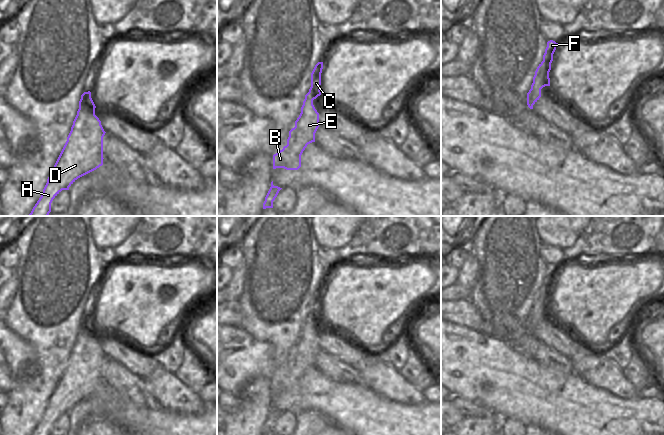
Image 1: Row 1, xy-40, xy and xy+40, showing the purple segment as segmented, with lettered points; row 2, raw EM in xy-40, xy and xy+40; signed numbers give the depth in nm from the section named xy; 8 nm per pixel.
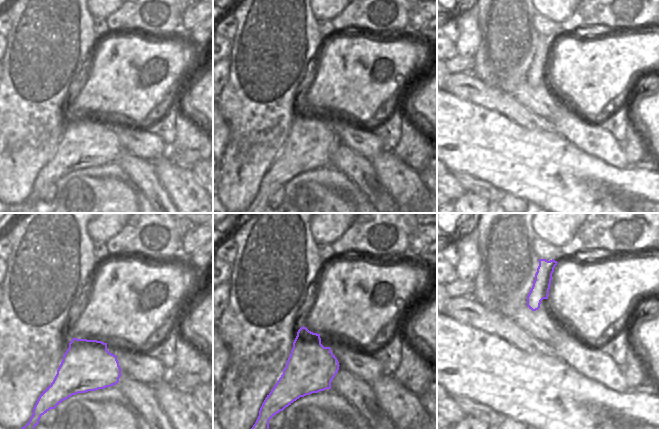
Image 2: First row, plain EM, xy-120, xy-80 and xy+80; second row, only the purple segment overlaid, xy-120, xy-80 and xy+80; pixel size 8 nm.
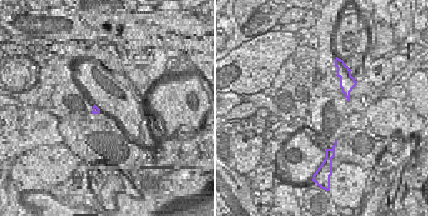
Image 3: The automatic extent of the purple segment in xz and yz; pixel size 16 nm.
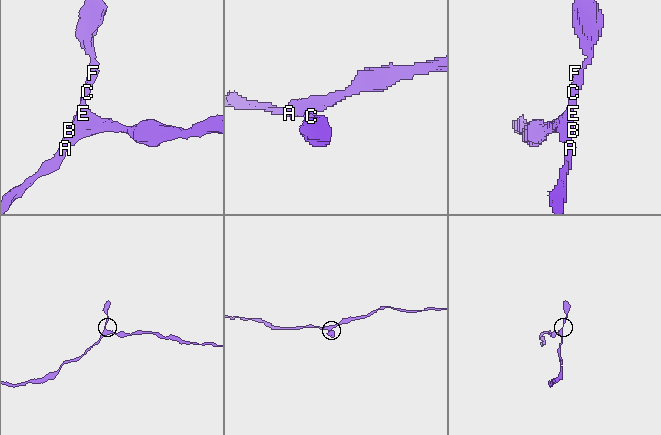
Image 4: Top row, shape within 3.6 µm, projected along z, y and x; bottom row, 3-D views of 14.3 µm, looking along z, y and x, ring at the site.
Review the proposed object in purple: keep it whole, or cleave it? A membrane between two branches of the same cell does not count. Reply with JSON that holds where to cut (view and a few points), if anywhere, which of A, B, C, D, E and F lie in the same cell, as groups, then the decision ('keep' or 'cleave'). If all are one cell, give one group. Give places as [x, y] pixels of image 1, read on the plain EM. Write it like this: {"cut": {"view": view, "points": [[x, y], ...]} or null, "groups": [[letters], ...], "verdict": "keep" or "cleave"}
{"cut": null, "groups": [["A", "B", "C", "D", "E", "F"]], "verdict": "keep"}

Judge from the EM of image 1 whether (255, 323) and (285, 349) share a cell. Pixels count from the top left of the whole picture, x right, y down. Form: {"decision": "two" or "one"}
{"decision": "one"}

